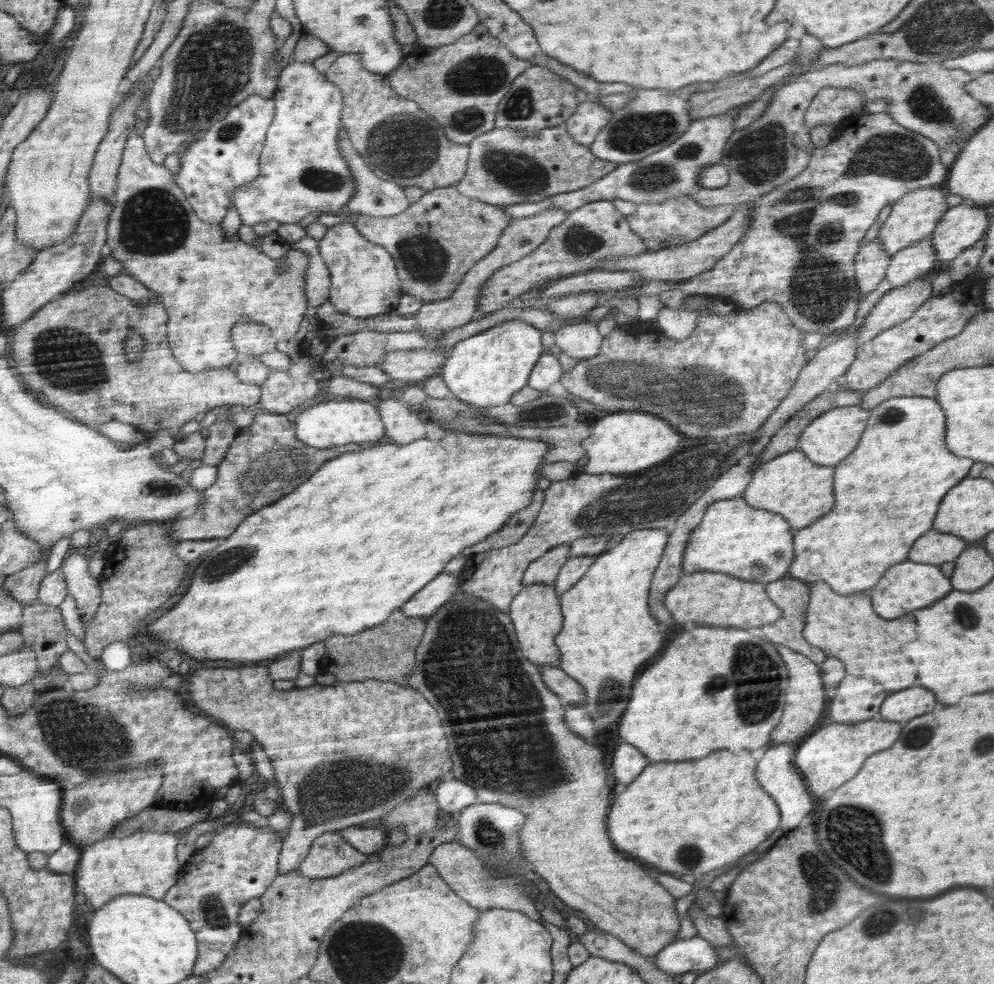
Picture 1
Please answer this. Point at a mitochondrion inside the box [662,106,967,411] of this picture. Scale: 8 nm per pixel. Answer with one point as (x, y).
(818, 294)

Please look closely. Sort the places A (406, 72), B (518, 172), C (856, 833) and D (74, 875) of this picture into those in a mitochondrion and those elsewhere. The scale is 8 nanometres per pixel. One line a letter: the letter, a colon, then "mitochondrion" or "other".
A: other
B: mitochondrion
C: mitochondrion
D: other

